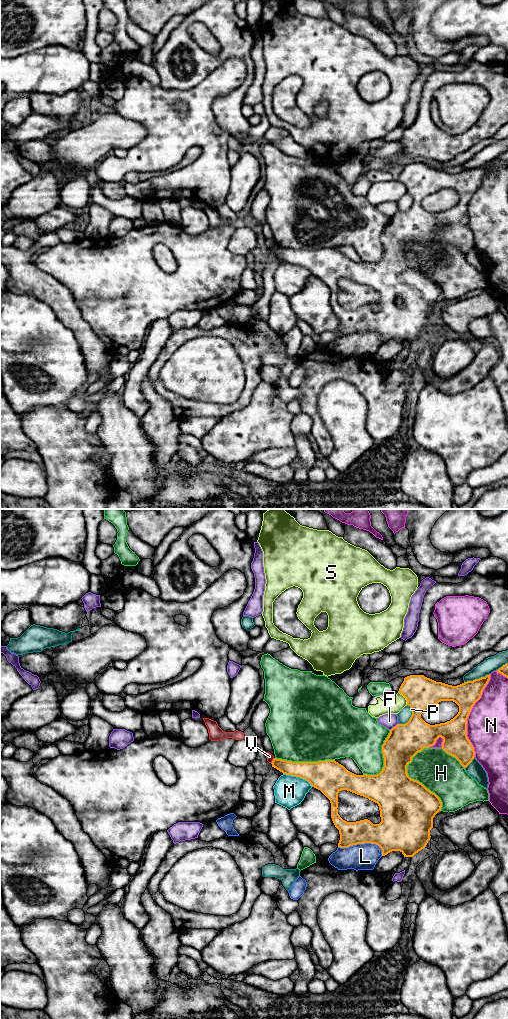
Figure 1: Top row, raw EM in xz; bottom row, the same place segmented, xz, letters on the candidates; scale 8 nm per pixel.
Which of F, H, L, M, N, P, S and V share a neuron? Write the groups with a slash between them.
F / H / L / M / N / P / S / V

